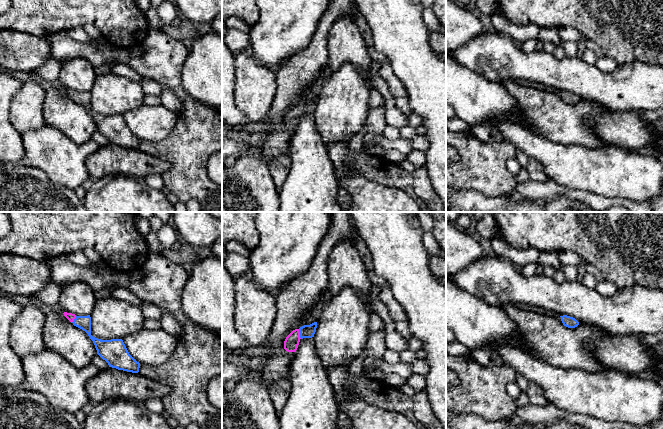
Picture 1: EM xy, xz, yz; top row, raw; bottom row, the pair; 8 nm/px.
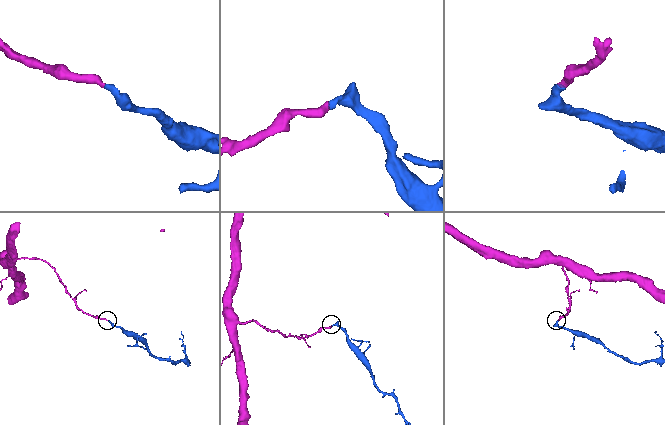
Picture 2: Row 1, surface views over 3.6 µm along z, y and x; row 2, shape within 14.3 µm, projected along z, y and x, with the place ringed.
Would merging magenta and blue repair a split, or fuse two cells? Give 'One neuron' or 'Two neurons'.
One neuron

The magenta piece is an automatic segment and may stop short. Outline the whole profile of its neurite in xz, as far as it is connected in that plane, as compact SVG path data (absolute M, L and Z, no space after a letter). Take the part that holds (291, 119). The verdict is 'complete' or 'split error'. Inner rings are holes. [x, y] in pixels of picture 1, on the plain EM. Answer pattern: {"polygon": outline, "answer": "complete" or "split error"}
{"polygon": "M317 98L310 101L304 101L299 105L293 106L284 117L284 125L287 128L296 128L299 118L303 114L314 113L317 104Z", "answer": "split error"}

